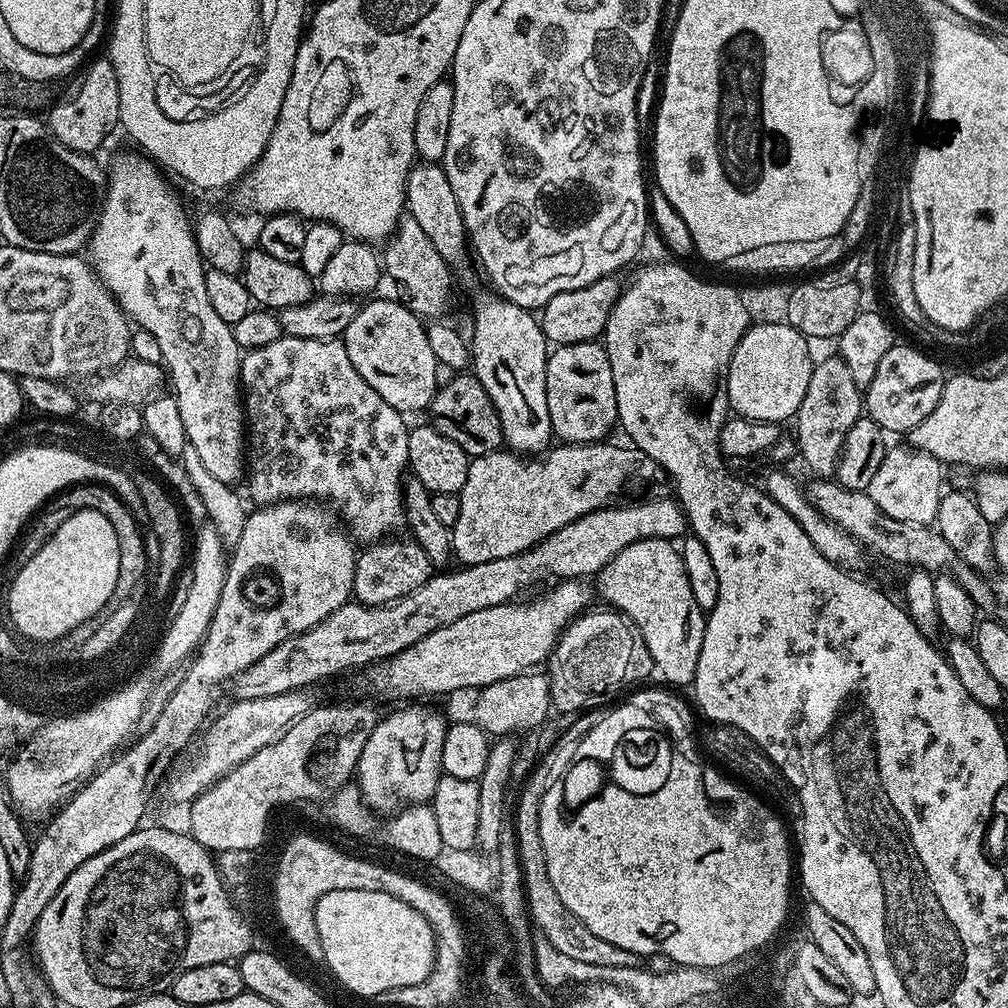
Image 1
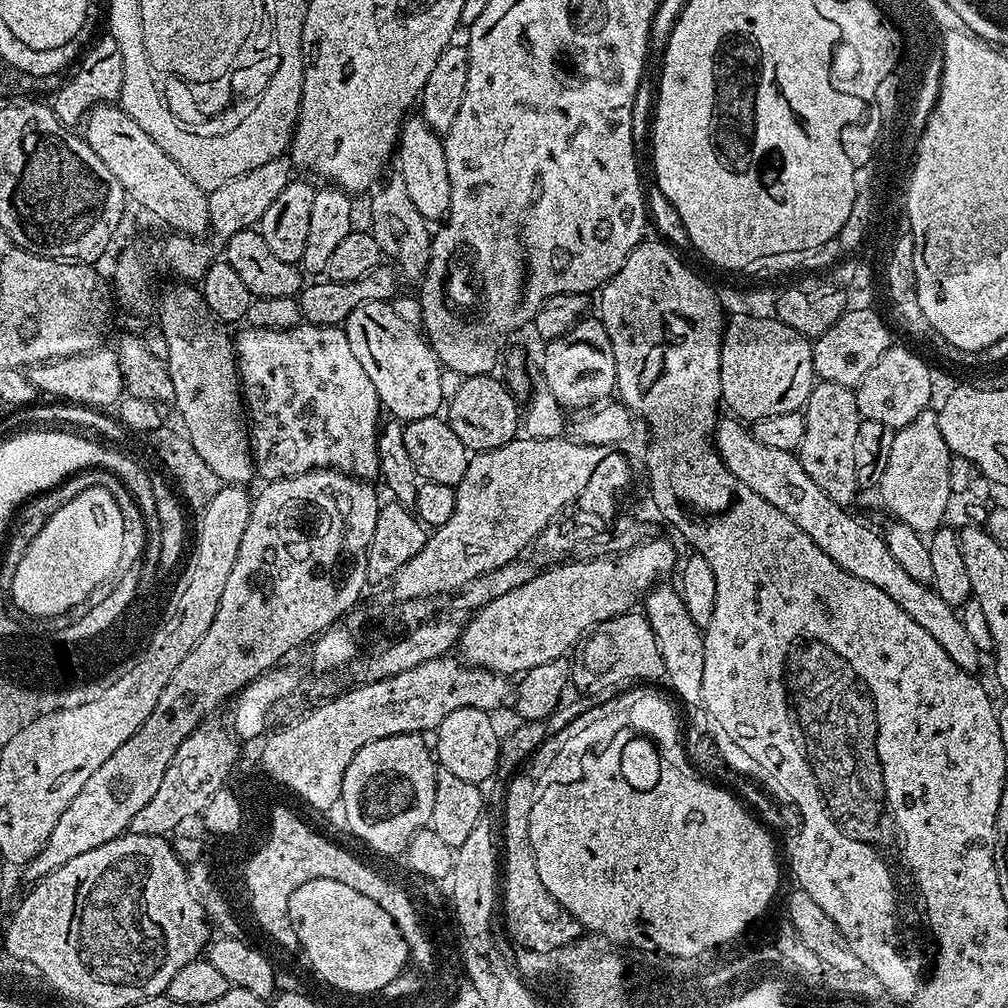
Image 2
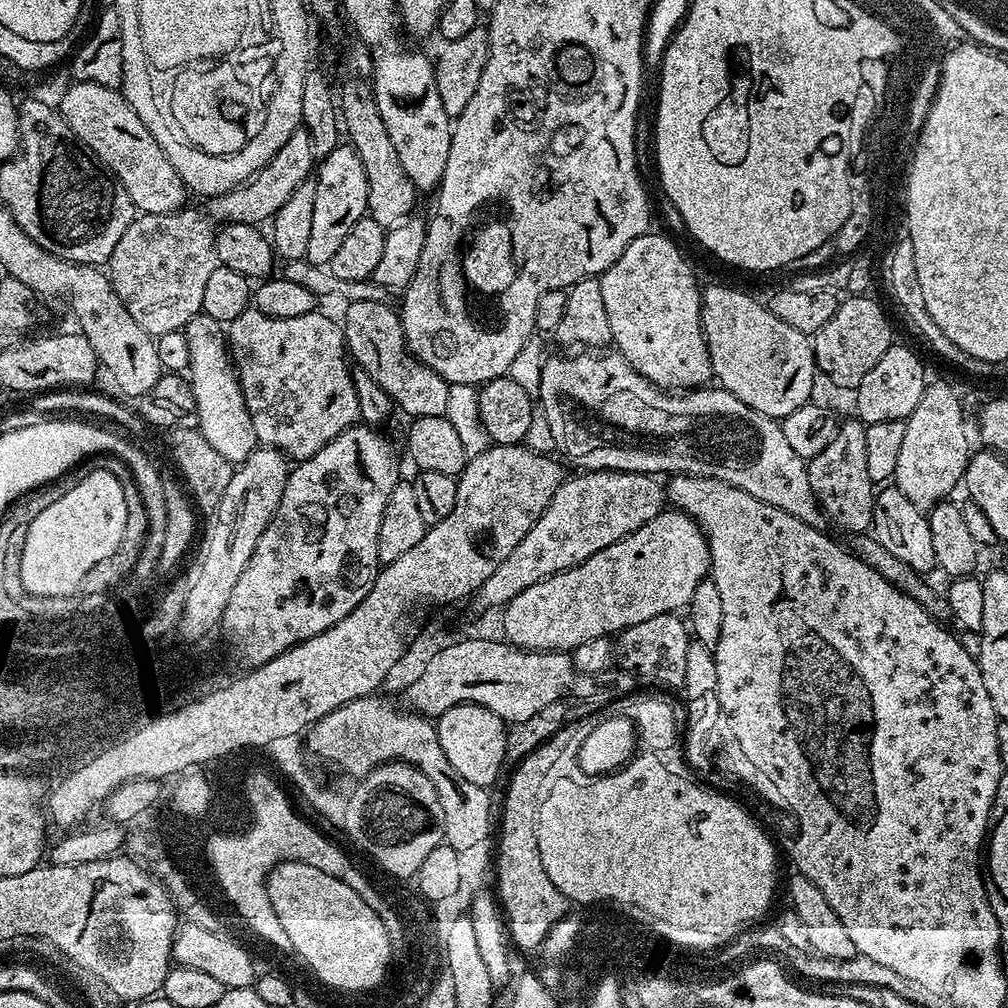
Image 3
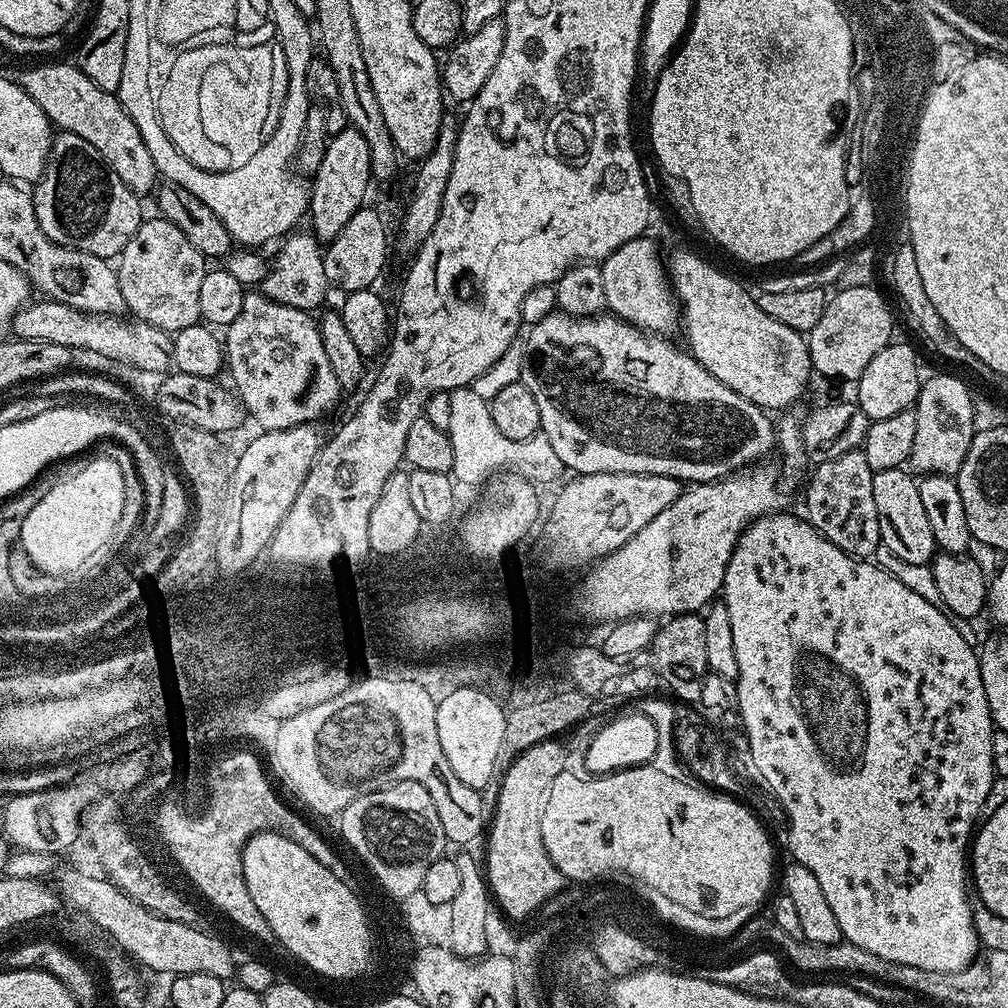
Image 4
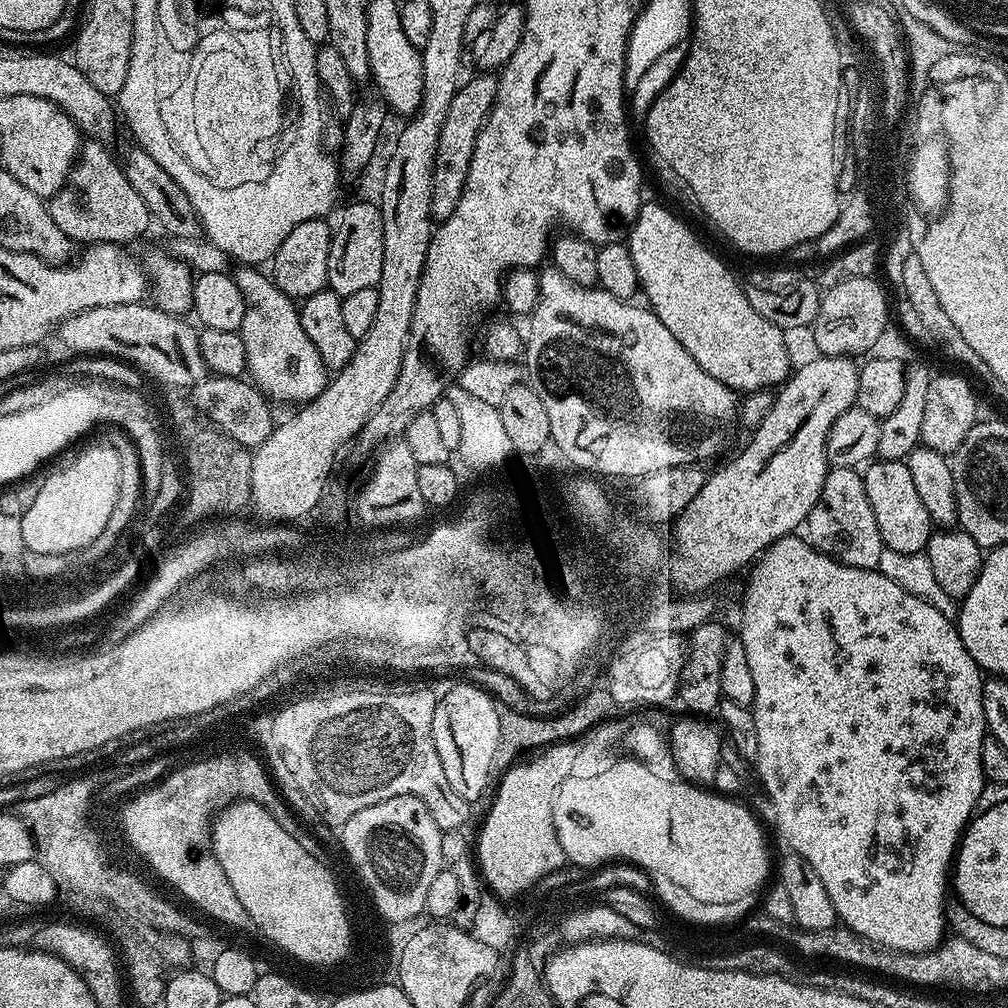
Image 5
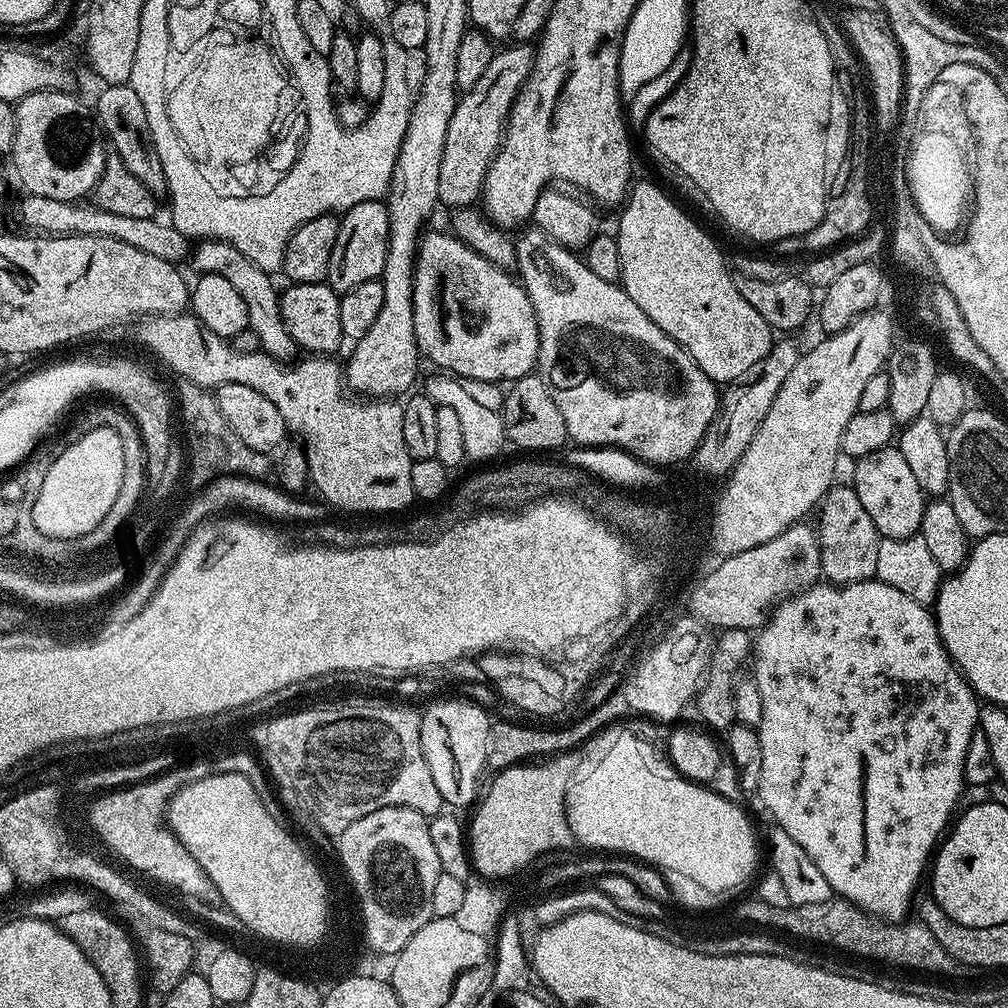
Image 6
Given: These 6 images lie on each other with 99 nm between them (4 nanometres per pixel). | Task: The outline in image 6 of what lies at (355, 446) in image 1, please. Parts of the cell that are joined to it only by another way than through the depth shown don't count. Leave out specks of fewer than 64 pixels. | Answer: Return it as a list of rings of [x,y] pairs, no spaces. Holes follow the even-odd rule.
[[[202,240],[191,249],[190,264],[197,268],[195,270],[197,273],[218,274],[222,278],[227,278],[238,289],[238,294],[246,302],[248,327],[251,332],[258,334],[263,351],[276,360],[285,362],[291,361],[297,355],[296,342],[282,322],[278,288],[272,285],[273,277],[258,266],[254,266],[254,262],[250,262],[250,258],[242,254],[242,250],[221,240]]]

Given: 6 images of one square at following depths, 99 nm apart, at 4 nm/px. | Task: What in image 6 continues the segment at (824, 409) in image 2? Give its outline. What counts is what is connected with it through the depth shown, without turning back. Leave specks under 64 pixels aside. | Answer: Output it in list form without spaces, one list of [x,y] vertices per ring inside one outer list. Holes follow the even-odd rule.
[[[837,483],[829,488],[818,505],[820,524],[820,570],[823,579],[830,584],[853,584],[873,579],[878,570],[880,531],[874,526],[870,514],[862,510],[858,494],[847,483]]]

